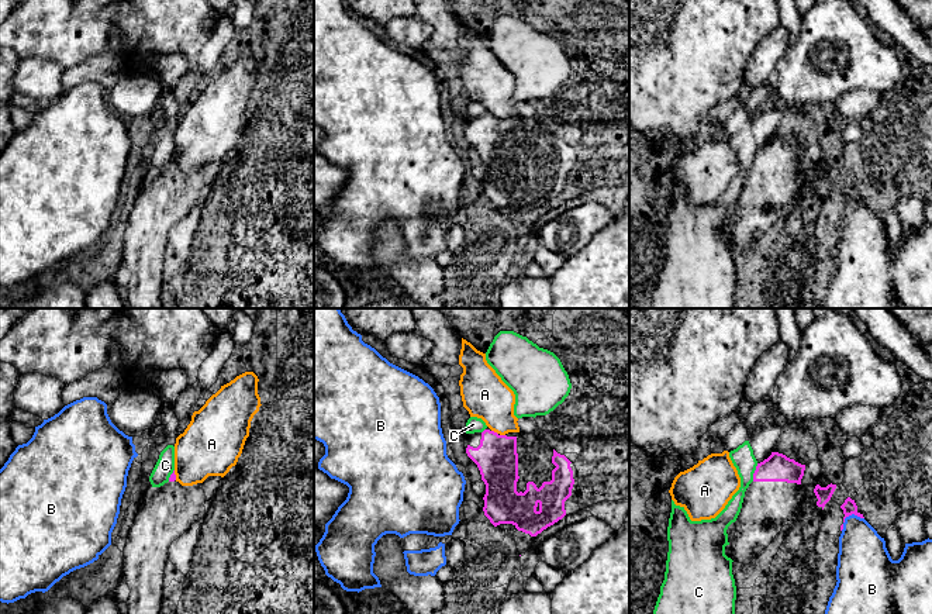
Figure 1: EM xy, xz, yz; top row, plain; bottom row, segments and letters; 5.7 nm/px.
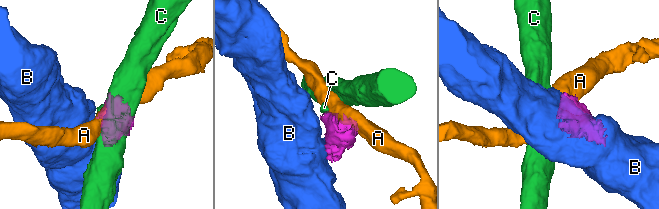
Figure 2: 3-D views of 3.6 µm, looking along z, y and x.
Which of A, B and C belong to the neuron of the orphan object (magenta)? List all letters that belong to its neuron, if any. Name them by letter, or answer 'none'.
none

